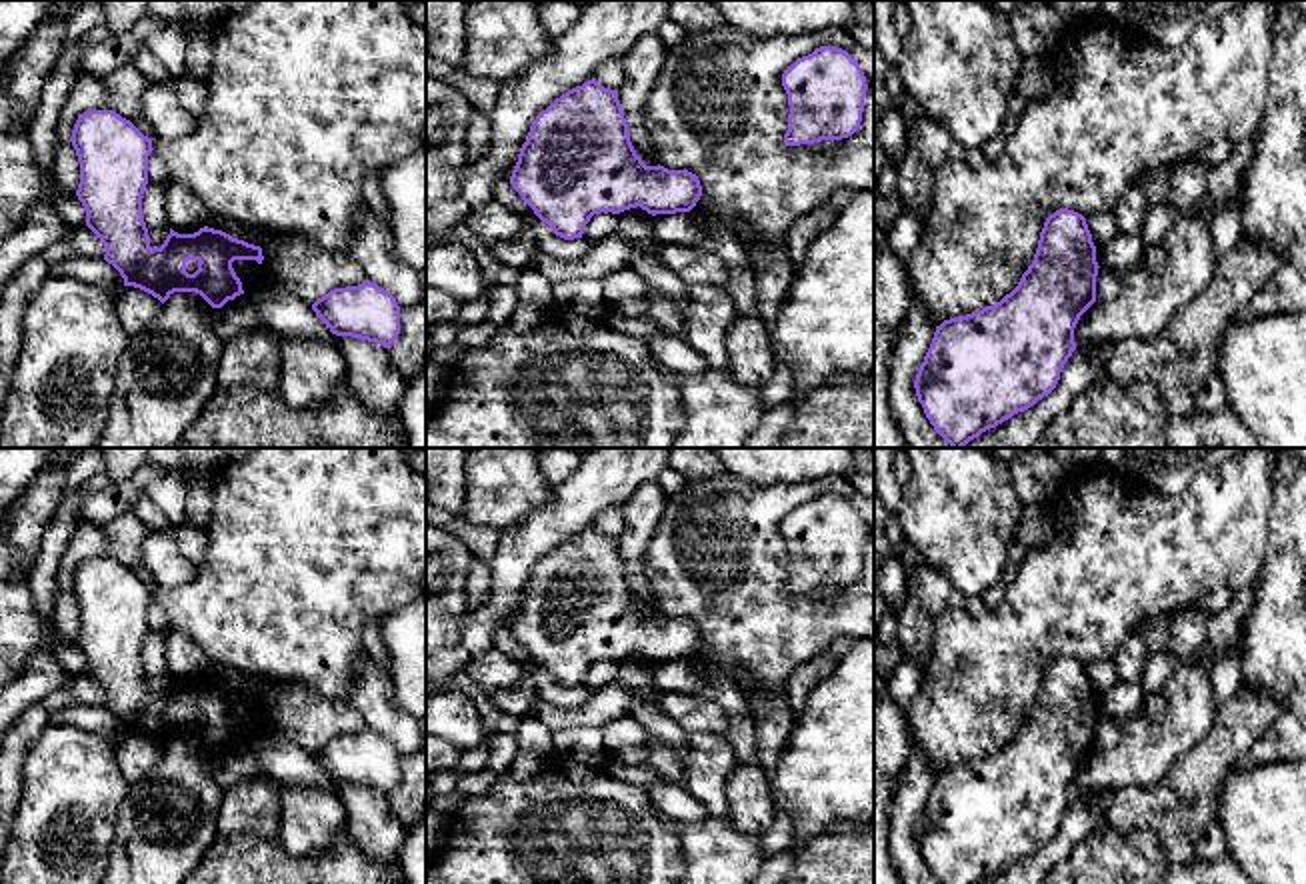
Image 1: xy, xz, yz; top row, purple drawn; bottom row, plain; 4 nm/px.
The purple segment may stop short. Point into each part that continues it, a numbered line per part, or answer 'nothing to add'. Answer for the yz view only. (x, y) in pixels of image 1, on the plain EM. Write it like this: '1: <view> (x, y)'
nothing to add

